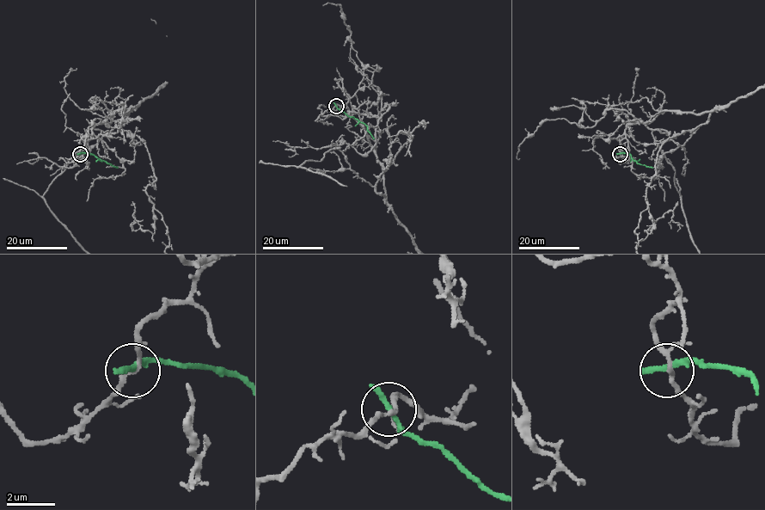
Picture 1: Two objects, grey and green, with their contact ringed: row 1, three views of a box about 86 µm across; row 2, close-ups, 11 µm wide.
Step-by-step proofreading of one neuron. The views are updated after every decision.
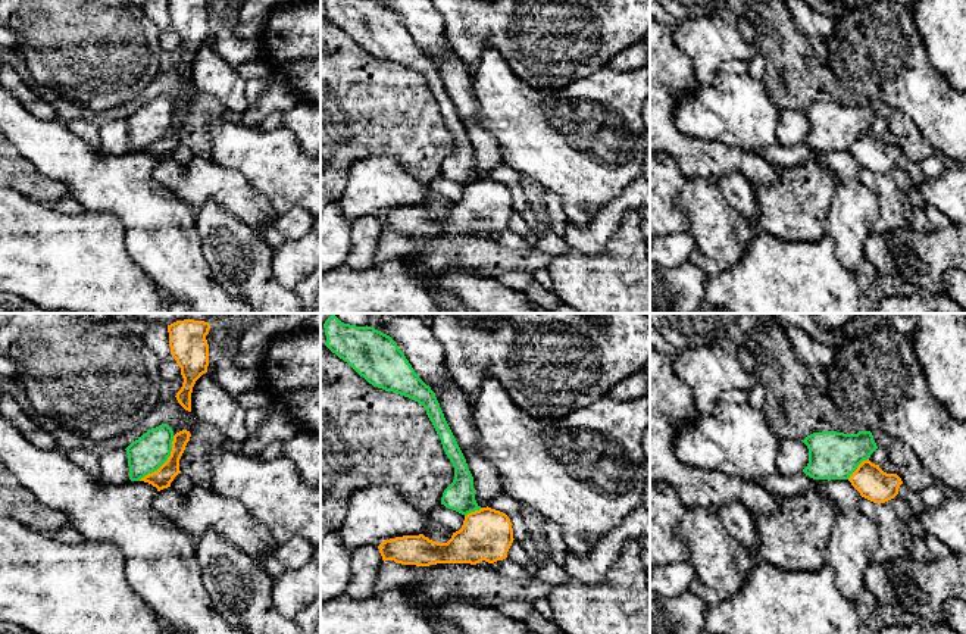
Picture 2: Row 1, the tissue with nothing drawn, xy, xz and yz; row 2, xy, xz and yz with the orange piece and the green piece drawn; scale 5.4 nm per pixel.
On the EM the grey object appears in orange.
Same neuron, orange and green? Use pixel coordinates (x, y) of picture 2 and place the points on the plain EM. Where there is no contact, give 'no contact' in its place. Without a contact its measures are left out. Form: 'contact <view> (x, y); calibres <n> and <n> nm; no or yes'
contact xy (165, 133); calibres 110 and 200 nm; no

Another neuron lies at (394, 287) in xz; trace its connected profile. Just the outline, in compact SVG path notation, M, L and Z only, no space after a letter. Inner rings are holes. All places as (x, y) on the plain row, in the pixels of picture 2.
M391 260L357 271L343 265L321 271L321 313L443 313L434 277Z

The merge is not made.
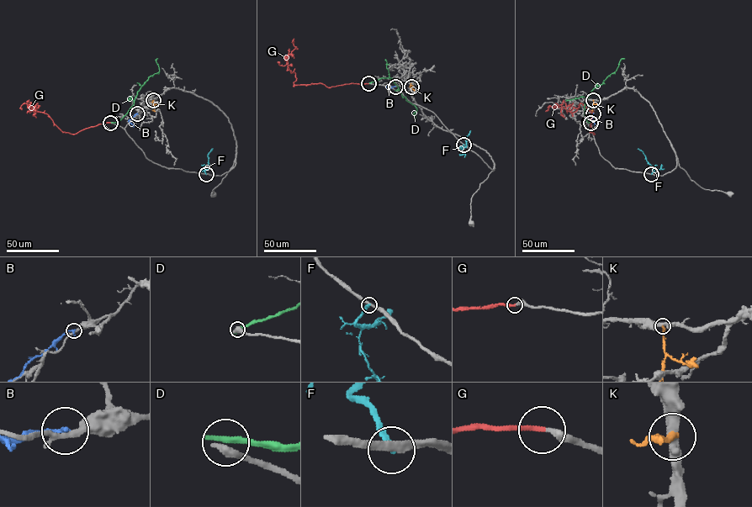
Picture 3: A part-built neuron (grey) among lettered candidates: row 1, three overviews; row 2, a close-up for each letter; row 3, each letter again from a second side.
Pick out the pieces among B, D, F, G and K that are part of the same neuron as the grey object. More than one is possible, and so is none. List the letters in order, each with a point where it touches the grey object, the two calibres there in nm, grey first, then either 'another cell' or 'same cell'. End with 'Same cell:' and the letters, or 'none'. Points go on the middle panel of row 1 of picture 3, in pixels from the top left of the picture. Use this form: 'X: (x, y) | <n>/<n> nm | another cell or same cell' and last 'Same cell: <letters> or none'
B: (395, 87) | 240/200 nm | another cell
D: (369, 83) | 480/360 nm | another cell
F: (463, 145) | 280/240 nm | another cell
G: (368, 83) | 340/240 nm | same cell
K: (411, 87) | 400/280 nm | another cell
Same cell: G

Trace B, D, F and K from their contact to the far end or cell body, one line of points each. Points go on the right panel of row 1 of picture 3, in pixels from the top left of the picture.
B: (593, 113), (595, 127)
D: (590, 122), (585, 115), (585, 100), (590, 92), (613, 73), (619, 61), (624, 59)
F: (651, 174), (654, 167), (638, 149)
K: (593, 100), (592, 110)

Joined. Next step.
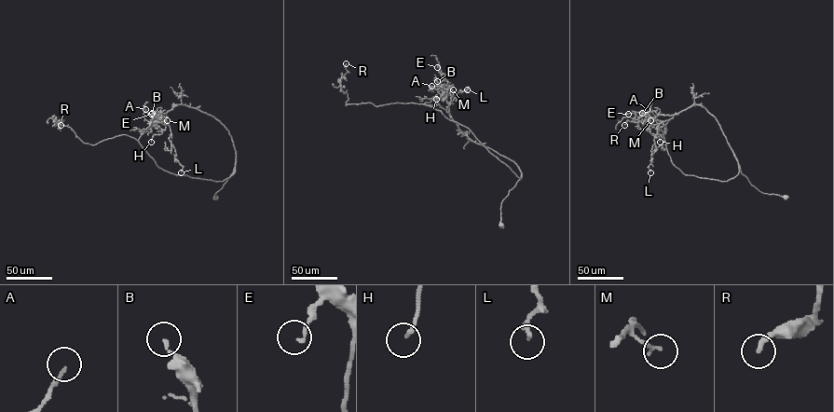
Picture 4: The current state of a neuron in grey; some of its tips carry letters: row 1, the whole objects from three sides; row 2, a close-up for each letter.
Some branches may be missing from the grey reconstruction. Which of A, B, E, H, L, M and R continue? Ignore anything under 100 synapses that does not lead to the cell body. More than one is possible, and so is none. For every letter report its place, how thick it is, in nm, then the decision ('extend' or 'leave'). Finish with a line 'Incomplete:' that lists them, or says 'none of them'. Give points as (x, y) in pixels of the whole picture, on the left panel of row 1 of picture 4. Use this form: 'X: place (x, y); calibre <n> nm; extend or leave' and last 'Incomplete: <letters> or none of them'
A: place (145, 109); calibre 180 nm; leave
B: place (152, 113); calibre 170 nm; leave
E: place (151, 114); calibre 130 nm; leave
H: place (151, 142); calibre 160 nm; leave
L: place (181, 172); calibre 240 nm; leave
M: place (167, 120); calibre 140 nm; leave
R: place (61, 125); calibre 240 nm; leave
Incomplete: none of them

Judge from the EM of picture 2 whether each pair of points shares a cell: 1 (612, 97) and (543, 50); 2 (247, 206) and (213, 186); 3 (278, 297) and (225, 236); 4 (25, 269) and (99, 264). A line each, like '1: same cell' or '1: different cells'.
1: different cells
2: same cell
3: same cell
4: same cell

